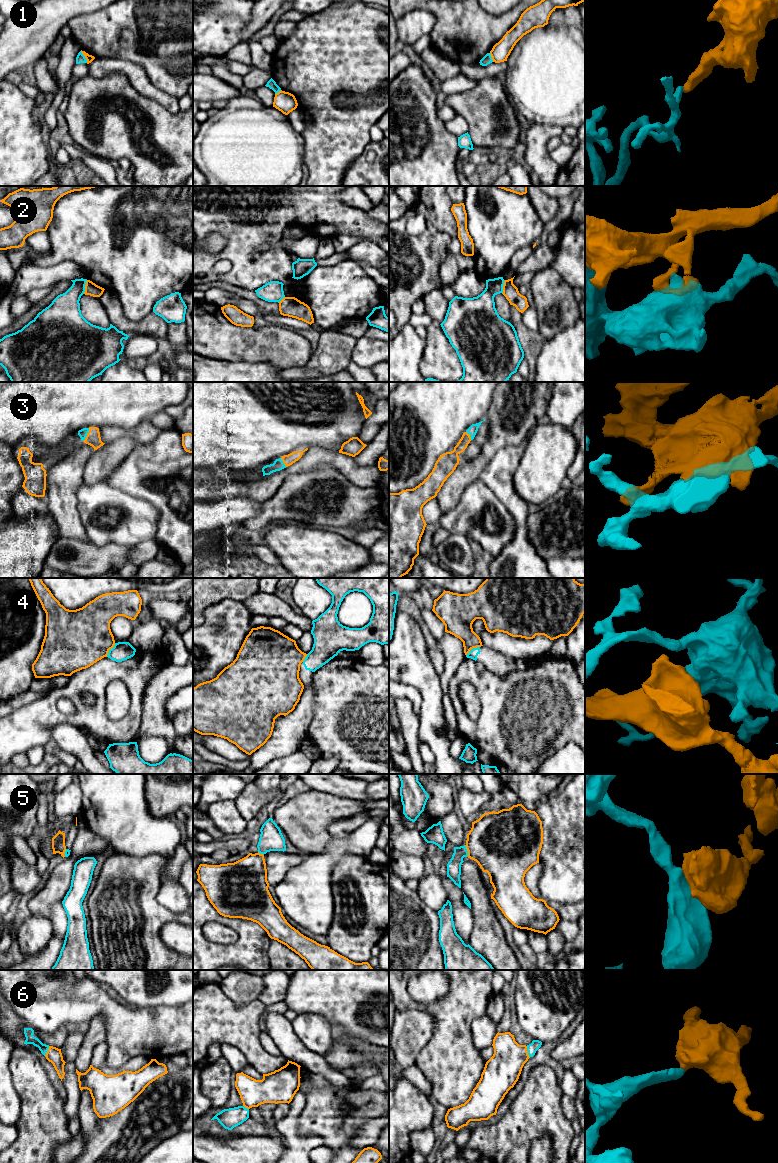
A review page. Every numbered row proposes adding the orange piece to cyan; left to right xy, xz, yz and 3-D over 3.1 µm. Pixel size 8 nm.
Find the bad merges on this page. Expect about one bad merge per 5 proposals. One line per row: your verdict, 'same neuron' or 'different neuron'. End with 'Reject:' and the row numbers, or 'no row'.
1: different neuron
2: same neuron
3: same neuron
4: same neuron
5: same neuron
6: same neuron
Reject: 1

